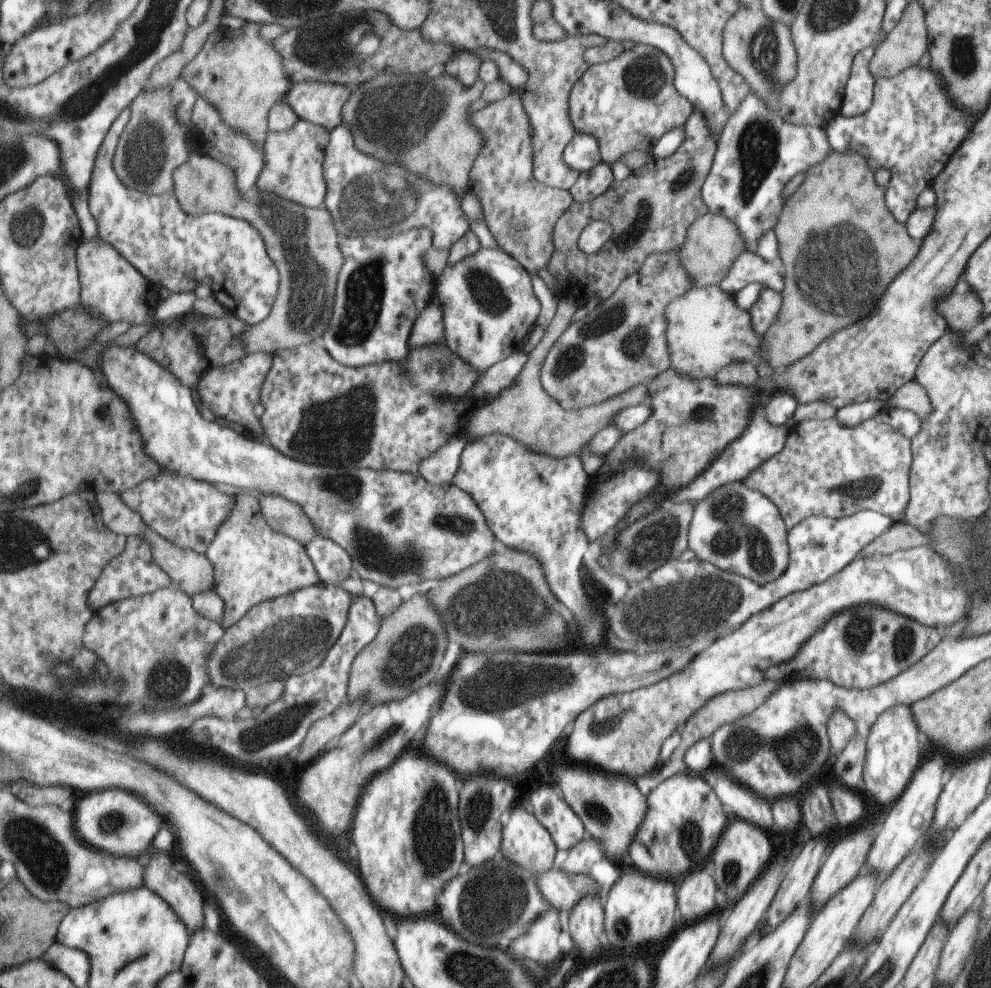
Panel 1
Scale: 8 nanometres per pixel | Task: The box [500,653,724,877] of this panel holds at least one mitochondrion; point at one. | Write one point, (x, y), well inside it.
(688, 833)

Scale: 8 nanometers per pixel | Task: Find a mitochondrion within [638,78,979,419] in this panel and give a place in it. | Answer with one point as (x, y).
(837, 271)

